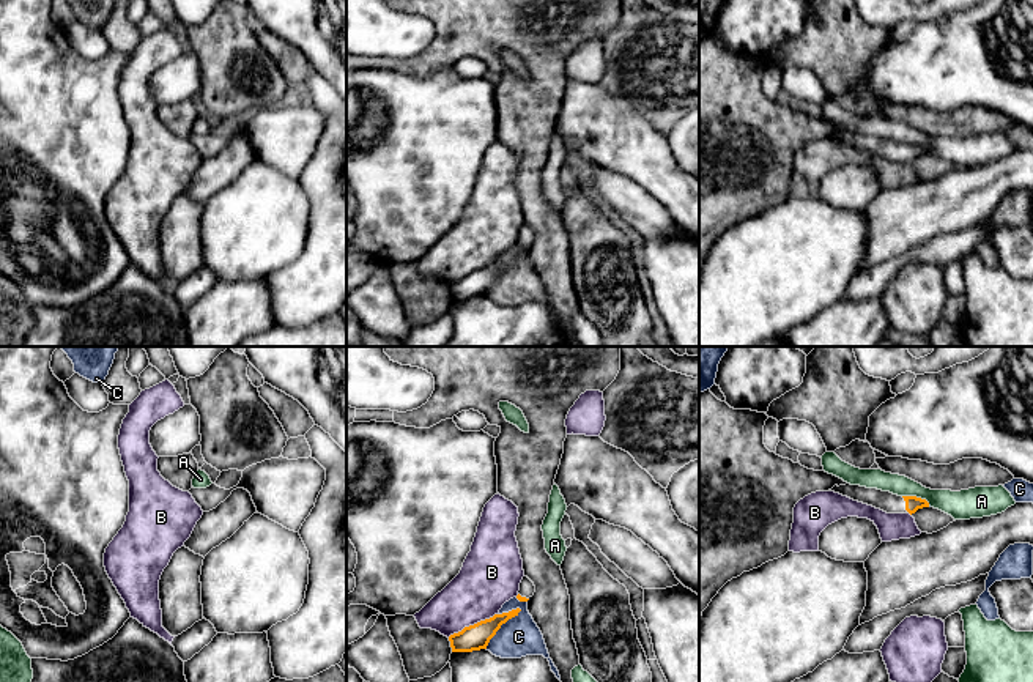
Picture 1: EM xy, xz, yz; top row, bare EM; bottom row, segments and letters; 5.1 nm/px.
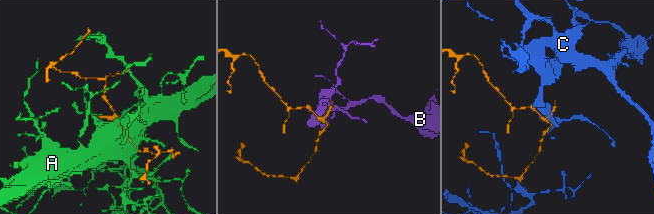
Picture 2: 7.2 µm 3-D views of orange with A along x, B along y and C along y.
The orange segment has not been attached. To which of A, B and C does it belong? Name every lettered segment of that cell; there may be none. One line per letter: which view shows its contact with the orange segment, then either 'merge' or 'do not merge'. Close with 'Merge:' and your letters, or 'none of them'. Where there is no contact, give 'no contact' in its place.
A: yz | do not merge
B: xz | do not merge
C: xz | do not merge
Merge: none of them

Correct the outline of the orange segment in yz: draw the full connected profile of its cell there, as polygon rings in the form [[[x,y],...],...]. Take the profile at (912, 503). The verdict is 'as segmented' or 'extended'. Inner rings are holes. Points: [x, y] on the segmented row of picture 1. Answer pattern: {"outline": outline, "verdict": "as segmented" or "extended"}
{"outline": [[[835,485],[831,490],[853,501],[872,506],[887,513],[915,513],[918,509],[929,507],[926,499],[916,496],[898,496],[890,491],[882,491],[877,488],[866,488],[860,485]]], "verdict": "extended"}

